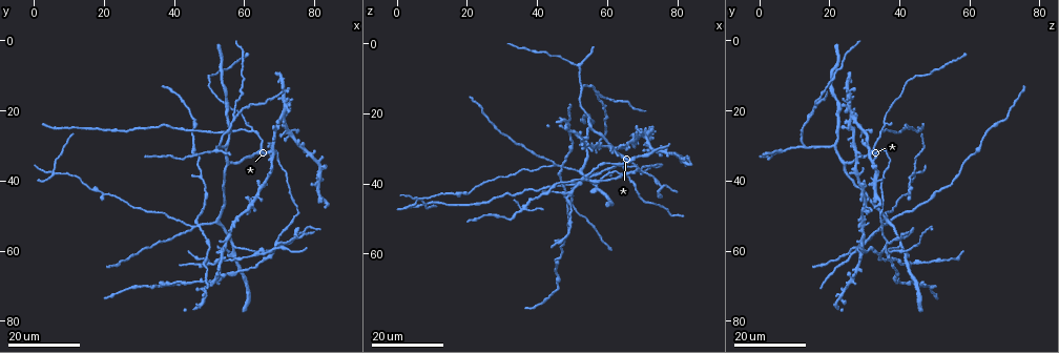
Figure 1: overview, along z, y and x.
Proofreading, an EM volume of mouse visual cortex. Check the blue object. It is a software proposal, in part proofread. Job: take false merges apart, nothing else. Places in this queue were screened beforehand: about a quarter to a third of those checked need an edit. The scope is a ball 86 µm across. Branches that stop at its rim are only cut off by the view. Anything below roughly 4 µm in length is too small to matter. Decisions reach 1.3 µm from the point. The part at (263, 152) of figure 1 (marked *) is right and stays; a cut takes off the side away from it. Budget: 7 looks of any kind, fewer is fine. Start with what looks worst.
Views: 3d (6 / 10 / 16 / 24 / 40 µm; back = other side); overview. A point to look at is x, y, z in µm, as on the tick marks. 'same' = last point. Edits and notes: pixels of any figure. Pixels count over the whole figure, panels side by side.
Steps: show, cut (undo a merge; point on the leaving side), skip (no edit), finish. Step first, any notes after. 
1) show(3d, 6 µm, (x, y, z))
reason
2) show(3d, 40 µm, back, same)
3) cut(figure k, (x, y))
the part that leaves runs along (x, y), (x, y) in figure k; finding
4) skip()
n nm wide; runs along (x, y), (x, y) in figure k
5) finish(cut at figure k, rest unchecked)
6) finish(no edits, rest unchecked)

show(3d, 16 µm, (5.5, 38.5, 44.5))
four or more arms meet

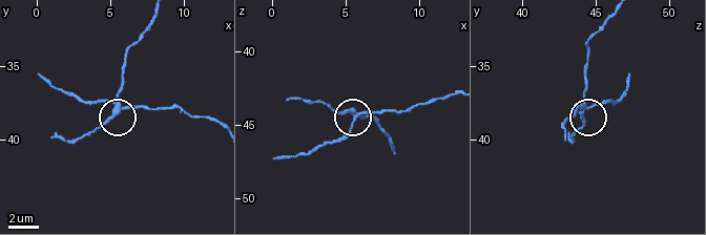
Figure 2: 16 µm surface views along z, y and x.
show(3d, 10 µm, (5.6, 37.8, 44.4))
zoom in

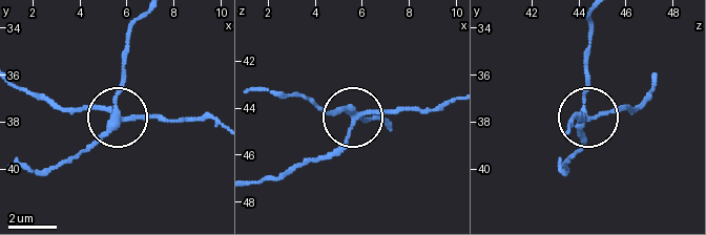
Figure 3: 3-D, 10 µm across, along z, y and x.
cut(figure 3, (96, 142))
side arm 8 µm; the part that leaves runs along (118, 118), (124, 52), (136, 17) in figure 3; two neurons meet here

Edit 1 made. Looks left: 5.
show(overview)
see it whole again

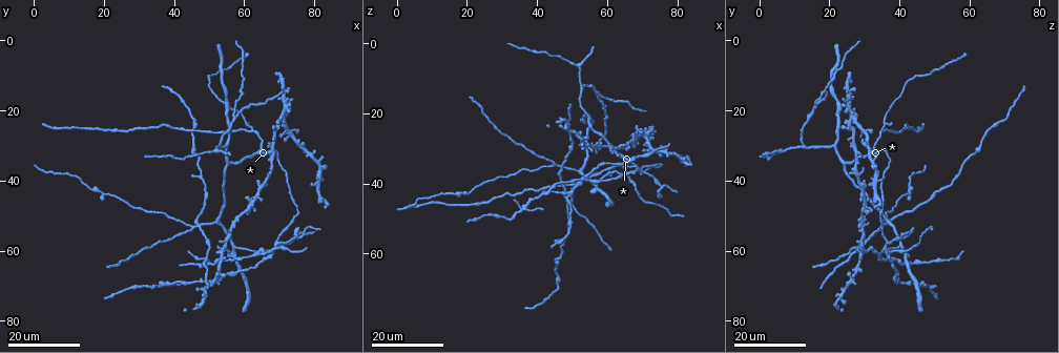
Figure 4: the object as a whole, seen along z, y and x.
show(3d, 16 µm, (47.5, 53.5, 35.5))
four arms meet

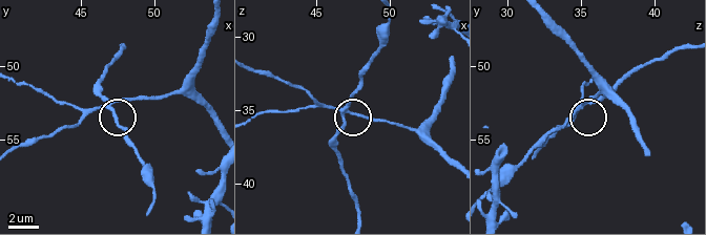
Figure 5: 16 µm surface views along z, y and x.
show(3d, 6 µm, (46.8, 52.8, 35.0))
zoom in

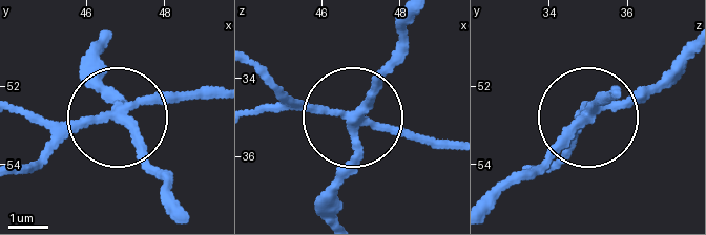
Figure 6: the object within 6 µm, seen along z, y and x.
cut(figure 6, (102, 87))
230 nm wide; the part that leaves runs along (119, 114), (99, 58) in figure 6; two neurons meet here

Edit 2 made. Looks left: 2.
finish(cut at figure 3, cut at figure 6, rest unchecked)

